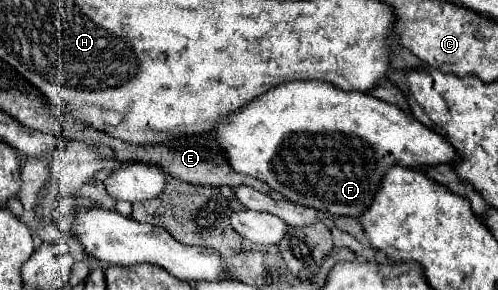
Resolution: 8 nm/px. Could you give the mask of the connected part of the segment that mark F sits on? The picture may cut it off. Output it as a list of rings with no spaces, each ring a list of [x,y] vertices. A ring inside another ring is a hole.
[[[292,80],[288,84],[278,84],[264,96],[250,100],[240,114],[220,120],[210,134],[216,136],[220,148],[228,152],[226,160],[232,168],[236,168],[236,172],[266,182],[272,190],[278,190],[294,204],[316,208],[334,216],[354,218],[370,206],[376,188],[390,166],[400,164],[408,168],[424,168],[454,164],[458,158],[448,140],[420,124],[412,114],[384,100],[376,100],[370,94],[346,92],[320,80]]]

